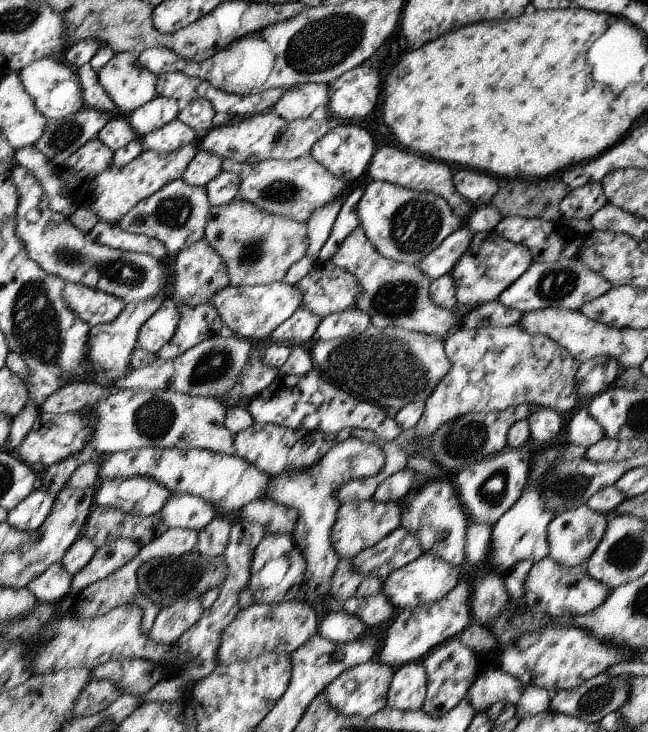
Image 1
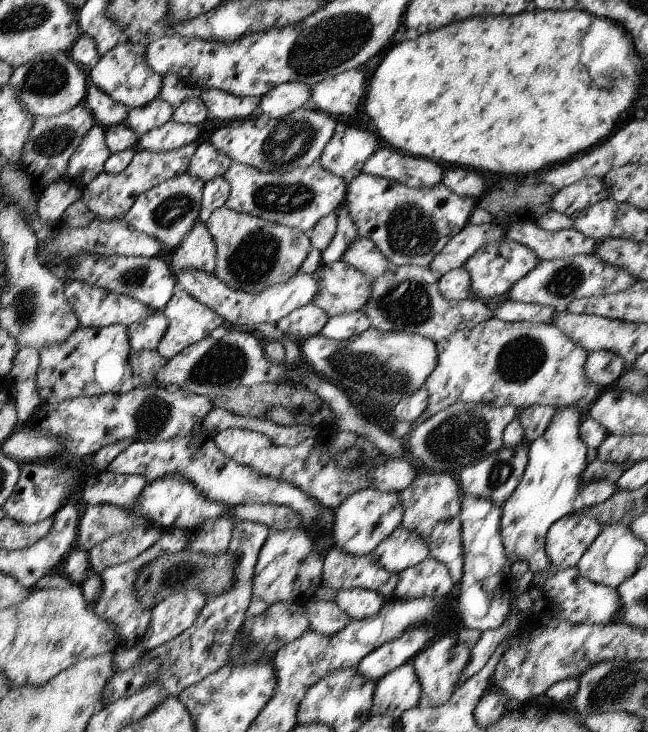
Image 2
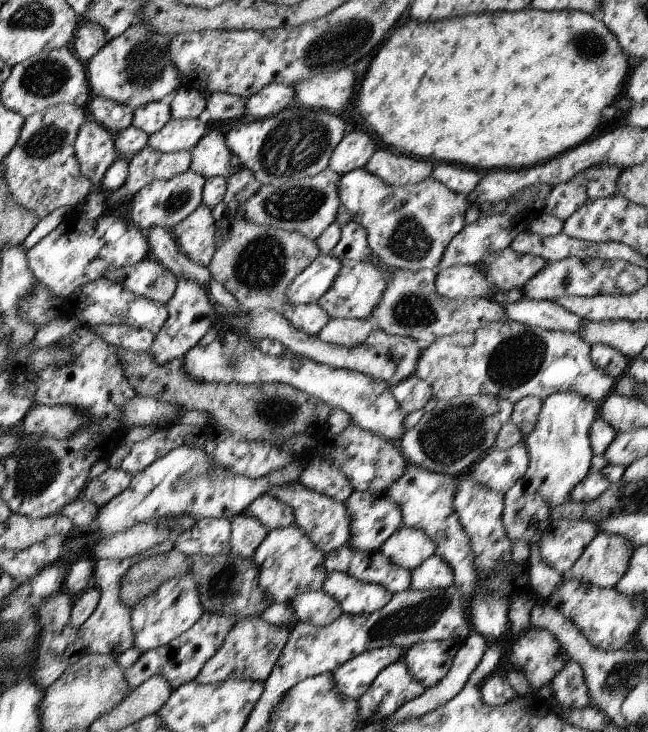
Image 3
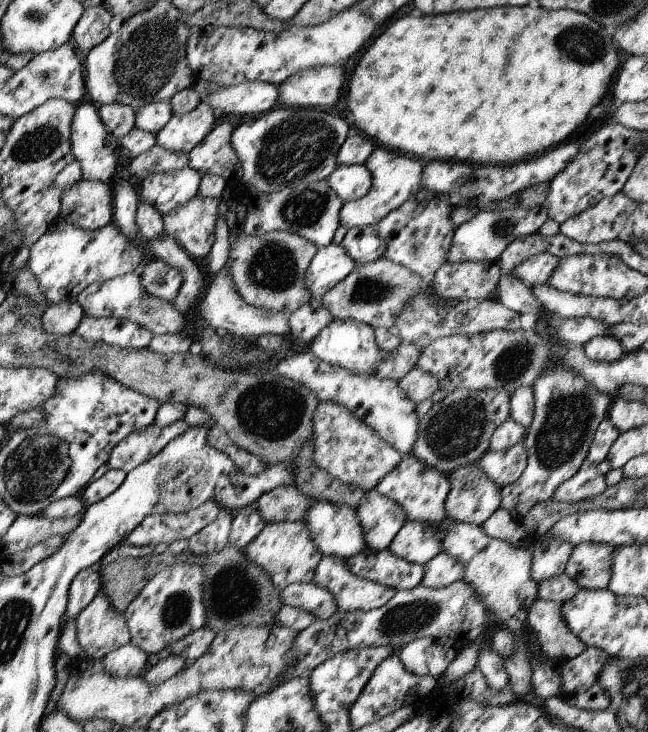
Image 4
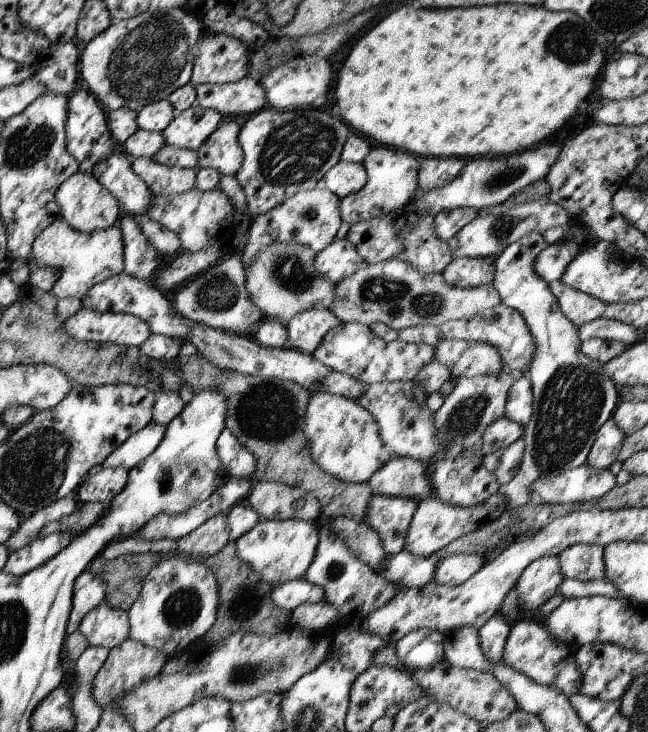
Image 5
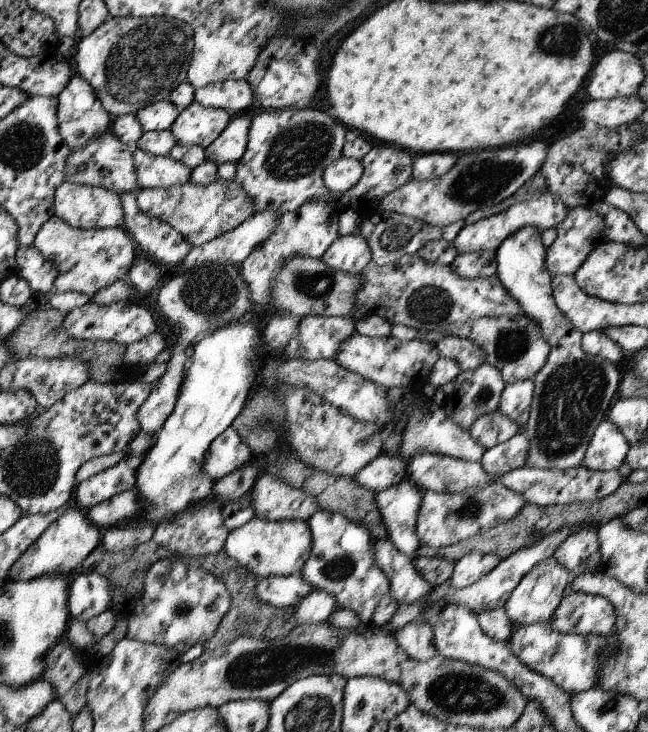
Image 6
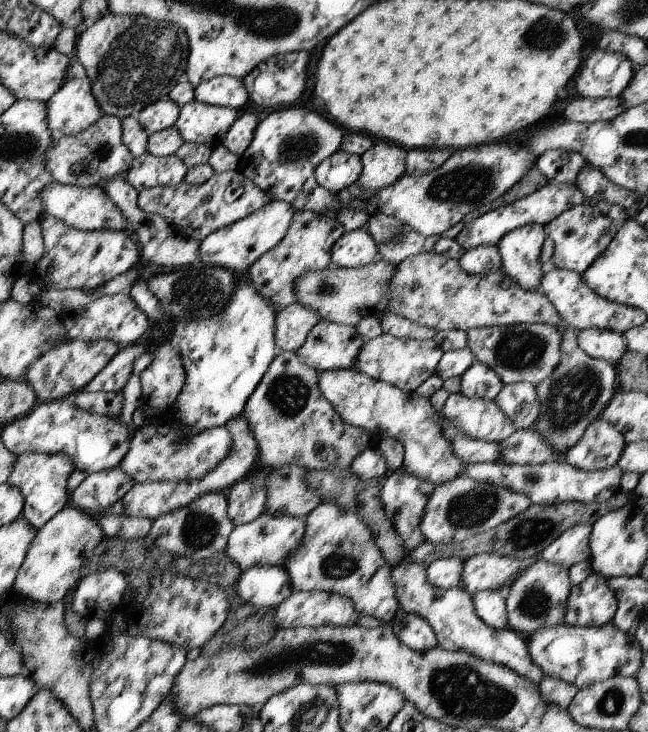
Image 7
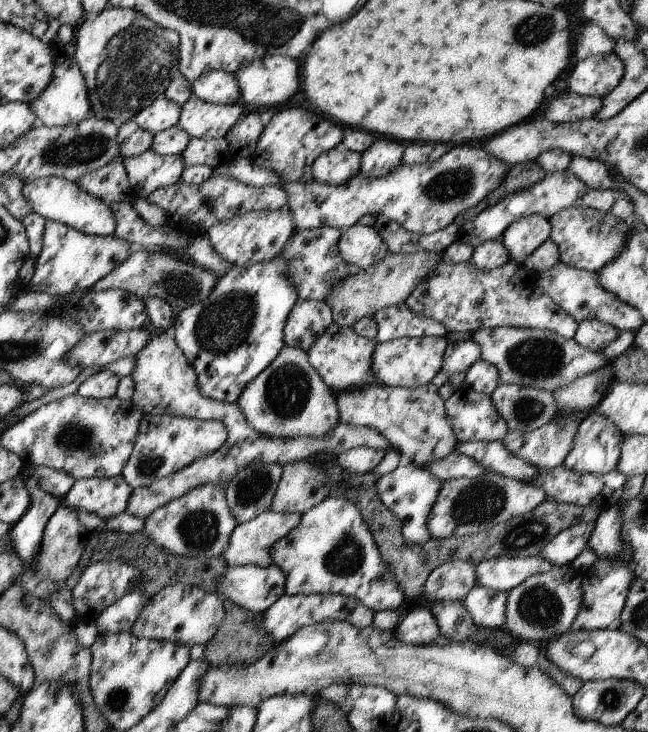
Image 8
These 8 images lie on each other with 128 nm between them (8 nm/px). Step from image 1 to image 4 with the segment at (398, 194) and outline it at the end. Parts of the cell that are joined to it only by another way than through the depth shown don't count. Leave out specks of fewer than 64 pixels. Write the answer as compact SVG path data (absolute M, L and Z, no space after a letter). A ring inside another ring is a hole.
M365 164L337 166L327 180L343 203L364 198L372 188L372 176ZM421 187L402 206L397 206L388 216L377 222L376 232L384 240L384 258L409 268L419 274L426 284L431 284L435 272L447 262L452 237L457 226L452 222L452 210L448 193L432 192Z

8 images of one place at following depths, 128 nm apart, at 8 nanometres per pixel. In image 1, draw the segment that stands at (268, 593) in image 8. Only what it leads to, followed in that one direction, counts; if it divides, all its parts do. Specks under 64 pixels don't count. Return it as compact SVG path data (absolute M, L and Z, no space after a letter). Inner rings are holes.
M343 610L340 612L330 611L330 614L326 614L324 618L319 618L317 633L322 638L345 643L356 642L370 629L360 618Z

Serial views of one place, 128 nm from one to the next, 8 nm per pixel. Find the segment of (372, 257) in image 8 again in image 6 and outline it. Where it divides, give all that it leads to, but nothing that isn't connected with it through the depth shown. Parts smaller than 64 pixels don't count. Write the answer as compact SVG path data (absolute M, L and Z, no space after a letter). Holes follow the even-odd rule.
M360 234L339 237L326 249L322 262L335 271L360 275L372 262L370 248Z

